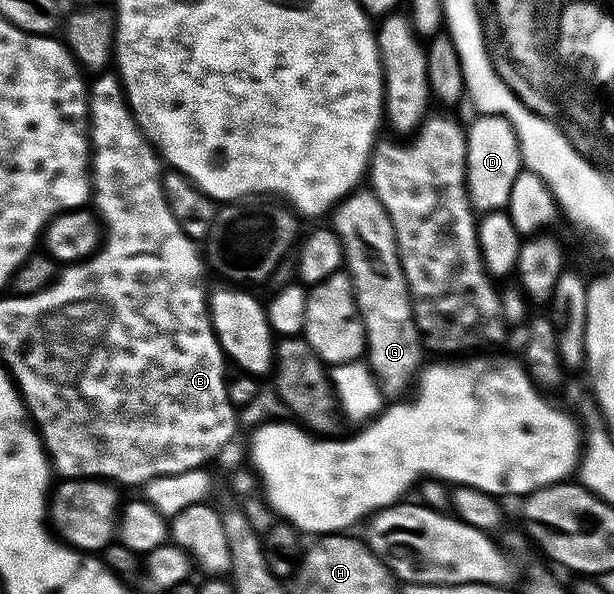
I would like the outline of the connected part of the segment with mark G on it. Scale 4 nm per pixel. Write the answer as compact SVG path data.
M359 188L347 194L334 207L333 218L332 229L342 242L344 266L354 283L354 299L358 301L358 312L366 326L368 365L383 395L405 395L402 393L411 389L423 369L424 347L418 337L418 325L414 322L410 289L406 287L402 262L398 259L398 241L392 220L370 188Z

